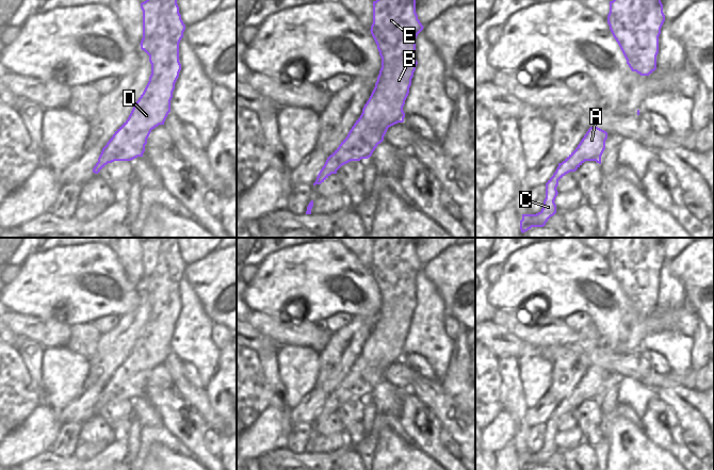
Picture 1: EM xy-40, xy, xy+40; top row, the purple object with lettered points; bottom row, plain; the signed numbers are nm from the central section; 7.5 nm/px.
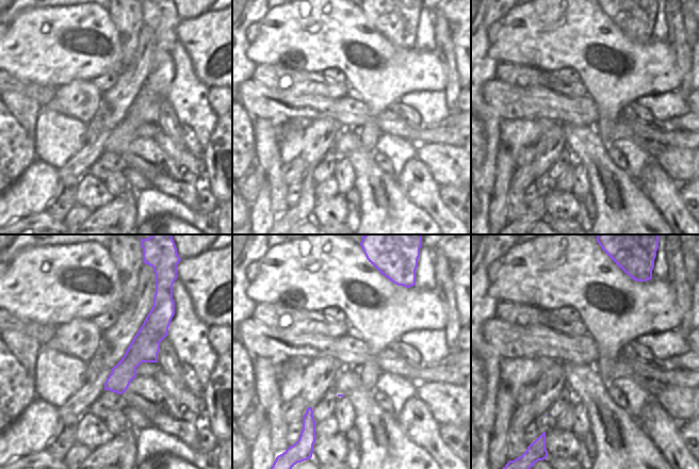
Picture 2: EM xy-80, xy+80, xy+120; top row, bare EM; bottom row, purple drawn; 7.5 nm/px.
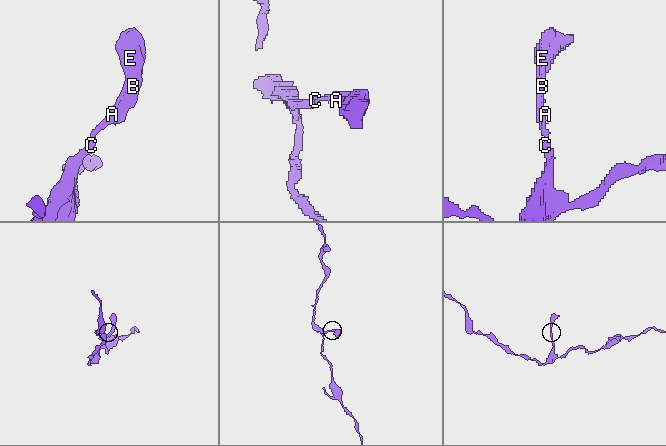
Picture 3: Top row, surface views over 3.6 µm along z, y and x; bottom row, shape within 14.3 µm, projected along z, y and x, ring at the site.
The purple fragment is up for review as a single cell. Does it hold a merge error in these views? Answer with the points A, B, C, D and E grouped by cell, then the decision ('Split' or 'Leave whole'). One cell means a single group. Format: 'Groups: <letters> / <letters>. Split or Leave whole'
Groups: A B C D E. Leave whole

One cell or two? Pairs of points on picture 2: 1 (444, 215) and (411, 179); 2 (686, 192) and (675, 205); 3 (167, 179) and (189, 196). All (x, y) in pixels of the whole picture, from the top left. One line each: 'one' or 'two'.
1: one
2: two
3: one

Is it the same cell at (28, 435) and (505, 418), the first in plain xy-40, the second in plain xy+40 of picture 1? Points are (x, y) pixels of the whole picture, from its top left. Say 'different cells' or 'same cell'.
same cell

